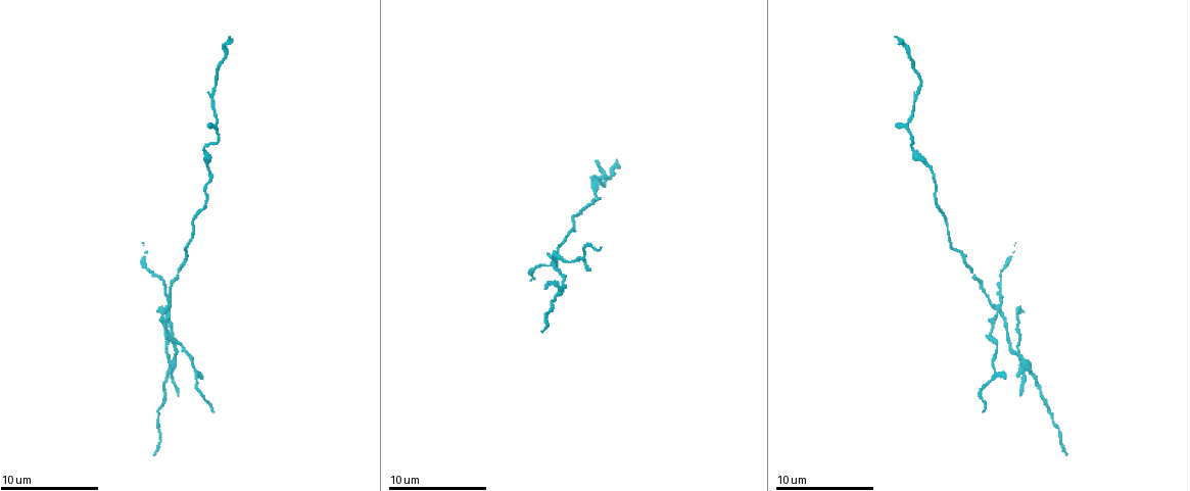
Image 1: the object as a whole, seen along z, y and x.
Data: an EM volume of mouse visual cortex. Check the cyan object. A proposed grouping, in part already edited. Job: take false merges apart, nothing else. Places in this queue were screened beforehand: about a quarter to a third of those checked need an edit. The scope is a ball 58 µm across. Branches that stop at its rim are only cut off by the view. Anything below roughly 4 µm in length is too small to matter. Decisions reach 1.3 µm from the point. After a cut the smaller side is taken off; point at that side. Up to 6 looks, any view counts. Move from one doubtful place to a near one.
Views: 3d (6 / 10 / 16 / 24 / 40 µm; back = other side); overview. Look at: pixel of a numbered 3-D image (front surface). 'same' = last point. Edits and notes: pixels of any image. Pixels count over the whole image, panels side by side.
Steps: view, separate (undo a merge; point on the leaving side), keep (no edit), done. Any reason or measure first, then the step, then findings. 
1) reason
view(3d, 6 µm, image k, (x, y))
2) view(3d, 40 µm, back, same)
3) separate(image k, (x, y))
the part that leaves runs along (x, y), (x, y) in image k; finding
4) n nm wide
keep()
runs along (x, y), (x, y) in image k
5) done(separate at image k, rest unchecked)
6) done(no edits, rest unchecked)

looks like a crossing
view(3d, 6 µm, image 1, (996, 317))

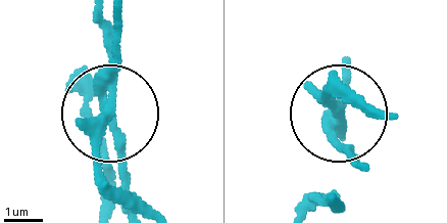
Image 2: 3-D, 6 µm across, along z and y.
other side
view(3d, 6 µm, back, image 2, (106, 106))

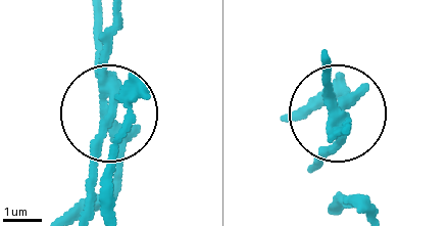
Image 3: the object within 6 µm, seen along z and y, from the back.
300 nm wide
separate(image 3, (353, 103))
two neurons meet here

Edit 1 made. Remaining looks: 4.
a fork
view(3d, 6 µm, image 1, (168, 357))

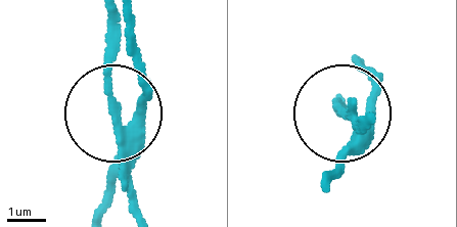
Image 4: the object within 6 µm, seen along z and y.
3 arms
separate(image 4, (134, 206))
the part that leaves runs along (122, 141), (111, 17) in image 4; a second neuron is stuck on

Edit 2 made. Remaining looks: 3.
view(3d, 10 µm, image 1, (952, 249))

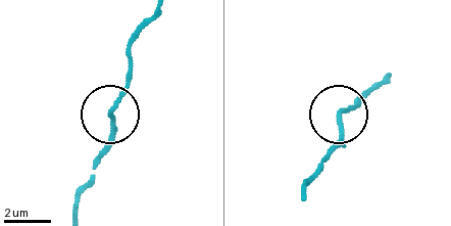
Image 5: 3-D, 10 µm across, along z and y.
view(3d, 10 µm, back, image 5, (111, 114))

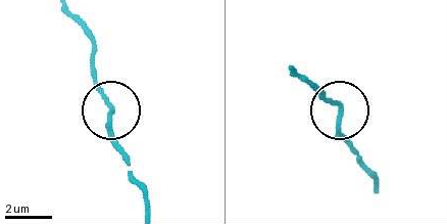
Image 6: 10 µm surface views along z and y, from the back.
keep()
runs along (341, 108), (341, 134), (352, 153) in image 6; one neuron here

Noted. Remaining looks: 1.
done(separate at image 3, separate at image 4, rest unchecked)

